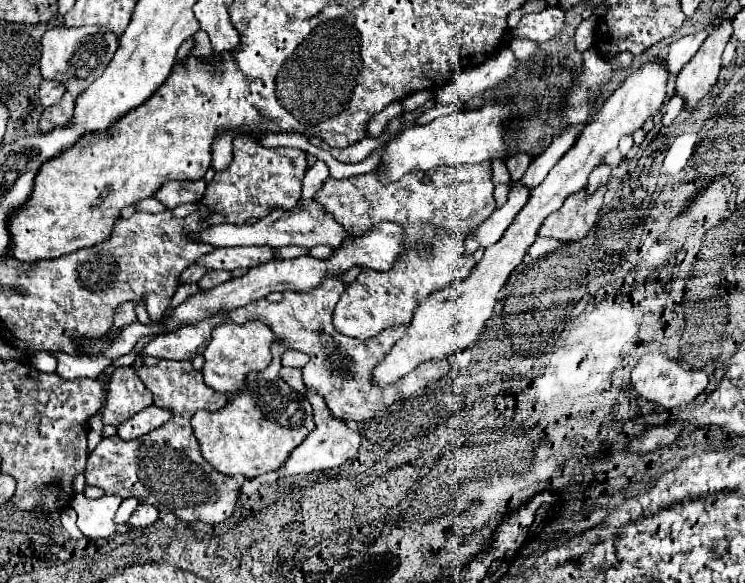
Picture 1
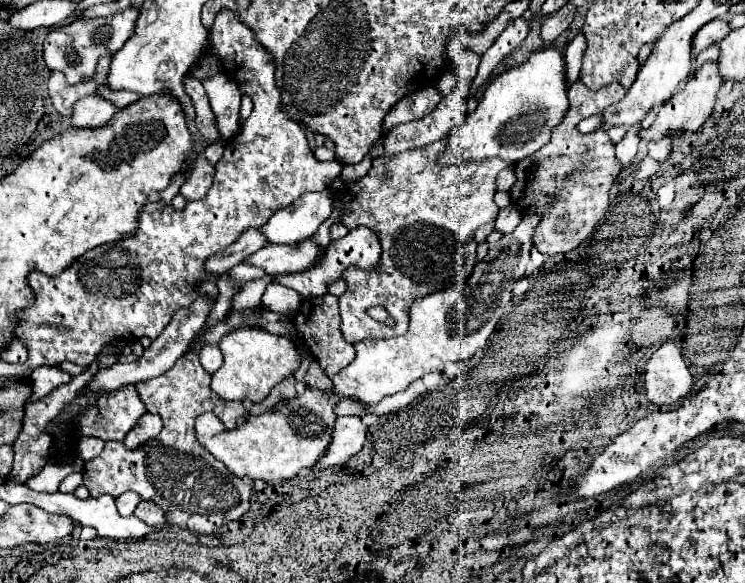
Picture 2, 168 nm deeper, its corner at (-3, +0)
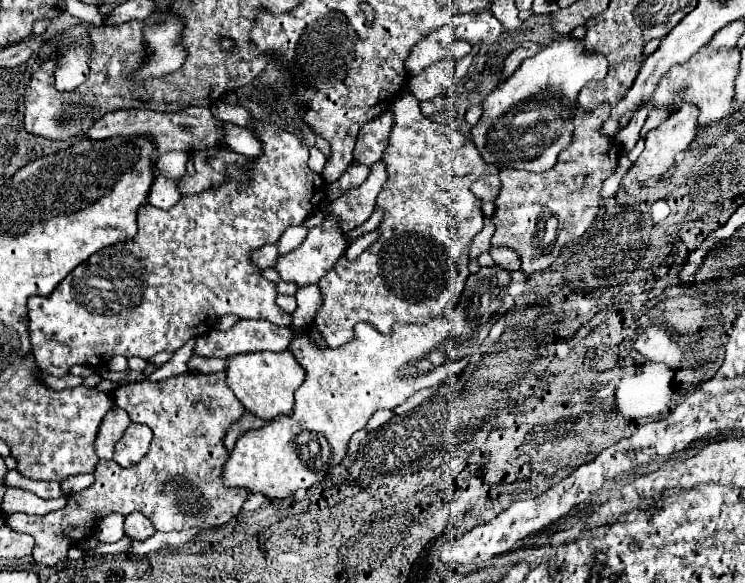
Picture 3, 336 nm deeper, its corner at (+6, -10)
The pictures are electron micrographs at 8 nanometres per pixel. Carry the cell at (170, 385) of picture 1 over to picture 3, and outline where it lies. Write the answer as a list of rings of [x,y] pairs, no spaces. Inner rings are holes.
[[[226,371],[222,373],[210,373],[210,375],[194,375],[194,373],[182,373],[176,377],[168,377],[164,381],[144,381],[138,385],[122,385],[114,391],[116,405],[128,413],[132,422],[148,425],[154,439],[152,447],[146,453],[146,457],[130,467],[122,469],[114,460],[100,459],[98,467],[94,471],[94,485],[78,491],[76,495],[68,497],[68,503],[62,511],[52,511],[44,517],[26,515],[26,513],[14,513],[6,517],[6,525],[10,525],[18,533],[28,533],[34,537],[36,545],[32,551],[32,557],[40,565],[56,565],[58,561],[66,559],[66,553],[70,547],[80,545],[84,539],[90,539],[94,533],[94,527],[100,519],[104,519],[110,513],[130,515],[134,511],[144,513],[158,531],[182,531],[192,527],[202,529],[218,529],[220,525],[228,523],[234,515],[238,515],[244,499],[248,497],[246,489],[228,489],[222,483],[222,465],[228,459],[228,451],[222,445],[224,431],[240,419],[244,413],[242,403],[238,403],[236,395],[226,387]]]

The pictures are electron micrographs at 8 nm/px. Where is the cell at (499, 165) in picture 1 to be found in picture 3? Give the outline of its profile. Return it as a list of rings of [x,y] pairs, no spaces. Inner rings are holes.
[[[486,175],[478,181],[472,183],[470,191],[480,199],[480,201],[494,201],[500,191],[500,179],[498,175]]]

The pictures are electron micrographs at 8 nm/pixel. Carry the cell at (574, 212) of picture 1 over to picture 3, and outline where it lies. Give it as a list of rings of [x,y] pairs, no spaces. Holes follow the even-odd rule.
[[[600,105],[594,111],[582,111],[574,117],[574,141],[560,153],[558,163],[544,173],[500,169],[502,191],[494,201],[496,213],[492,217],[496,233],[494,247],[510,247],[522,259],[524,273],[548,269],[562,253],[562,249],[578,239],[594,221],[598,213],[598,193],[606,177],[616,171],[620,149],[616,142],[600,133],[604,121],[610,117],[610,105]]]

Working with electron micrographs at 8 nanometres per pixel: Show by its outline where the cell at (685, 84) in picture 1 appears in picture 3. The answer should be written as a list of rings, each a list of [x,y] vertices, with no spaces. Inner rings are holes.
[[[684,103],[678,111],[674,111],[674,113],[668,117],[666,123],[662,123],[662,125],[656,127],[656,129],[652,129],[652,131],[648,133],[648,137],[646,137],[646,149],[642,151],[642,155],[638,157],[638,161],[634,163],[634,167],[624,175],[622,187],[628,191],[634,181],[646,183],[646,181],[652,179],[652,177],[654,177],[654,179],[660,179],[660,177],[674,165],[676,153],[686,151],[688,145],[692,143],[692,139],[694,139],[694,135],[696,135],[696,117],[698,117],[698,109],[696,109],[694,105]]]

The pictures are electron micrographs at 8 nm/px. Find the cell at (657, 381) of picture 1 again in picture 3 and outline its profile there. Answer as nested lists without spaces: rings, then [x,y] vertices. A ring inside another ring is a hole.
[[[648,327],[634,343],[634,349],[644,355],[646,359],[666,363],[672,369],[680,369],[684,355],[682,349],[670,341],[670,351],[668,351],[668,333],[662,327]]]

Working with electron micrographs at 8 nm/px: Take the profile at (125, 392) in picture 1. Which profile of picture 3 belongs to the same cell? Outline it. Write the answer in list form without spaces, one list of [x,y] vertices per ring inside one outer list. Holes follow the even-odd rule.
[[[114,407],[112,411],[106,413],[106,417],[102,419],[102,425],[98,429],[96,443],[94,443],[100,459],[112,459],[114,445],[120,439],[120,435],[126,431],[128,425],[130,425],[130,417],[126,415],[124,409]]]

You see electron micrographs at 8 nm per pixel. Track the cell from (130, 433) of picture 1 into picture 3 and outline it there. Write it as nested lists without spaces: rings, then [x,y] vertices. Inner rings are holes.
[[[130,423],[128,429],[124,431],[122,439],[116,443],[114,461],[120,467],[132,467],[132,465],[136,465],[148,453],[150,441],[152,441],[150,427],[140,425],[140,423]]]

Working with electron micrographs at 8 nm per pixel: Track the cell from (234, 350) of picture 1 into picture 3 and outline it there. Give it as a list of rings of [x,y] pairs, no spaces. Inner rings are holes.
[[[290,351],[280,353],[244,353],[234,355],[228,359],[228,385],[234,391],[234,395],[240,399],[240,403],[246,407],[246,411],[258,415],[260,419],[276,419],[278,415],[292,415],[294,411],[294,391],[304,381],[304,371],[296,363],[294,355]]]

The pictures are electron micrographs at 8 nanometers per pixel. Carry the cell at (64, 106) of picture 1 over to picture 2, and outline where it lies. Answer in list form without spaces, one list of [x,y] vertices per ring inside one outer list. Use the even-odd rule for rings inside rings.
[[[87,95],[79,101],[75,101],[73,115],[71,115],[71,125],[85,129],[85,127],[99,127],[105,125],[117,107],[111,101],[105,101],[97,95]]]

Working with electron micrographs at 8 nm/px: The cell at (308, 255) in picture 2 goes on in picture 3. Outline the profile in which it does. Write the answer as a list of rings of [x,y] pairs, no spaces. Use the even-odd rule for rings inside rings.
[[[324,213],[324,221],[322,225],[314,227],[308,231],[308,237],[306,241],[292,253],[288,255],[282,255],[278,261],[276,261],[276,269],[280,273],[280,277],[284,281],[290,281],[290,283],[296,283],[296,285],[310,285],[310,283],[318,283],[318,279],[322,275],[326,275],[334,265],[336,261],[344,255],[346,247],[348,247],[348,239],[344,235],[344,231],[338,231],[338,219],[330,213]]]

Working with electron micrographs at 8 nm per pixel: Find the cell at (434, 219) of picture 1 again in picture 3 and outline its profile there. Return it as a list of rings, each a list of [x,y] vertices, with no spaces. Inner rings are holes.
[[[414,95],[400,97],[392,105],[392,111],[396,119],[392,131],[396,133],[390,137],[388,147],[400,147],[400,157],[392,155],[388,159],[382,159],[382,163],[386,165],[388,179],[376,199],[378,207],[382,207],[386,213],[384,221],[380,223],[380,239],[374,245],[370,245],[358,259],[340,259],[336,267],[318,281],[322,305],[316,311],[314,325],[320,331],[326,345],[332,349],[348,343],[354,335],[352,327],[360,321],[366,321],[374,325],[378,331],[388,333],[394,323],[428,323],[430,319],[442,315],[446,309],[452,309],[458,303],[464,283],[470,275],[470,243],[484,225],[484,215],[480,209],[482,201],[478,201],[478,197],[470,193],[470,183],[484,175],[498,173],[498,167],[482,163],[478,151],[476,157],[474,151],[472,155],[468,151],[468,155],[462,155],[460,159],[444,159],[444,149],[452,149],[452,145],[464,143],[464,139],[460,139],[464,135],[444,131],[444,135],[440,137],[440,123],[422,117],[418,99],[414,99]]]

